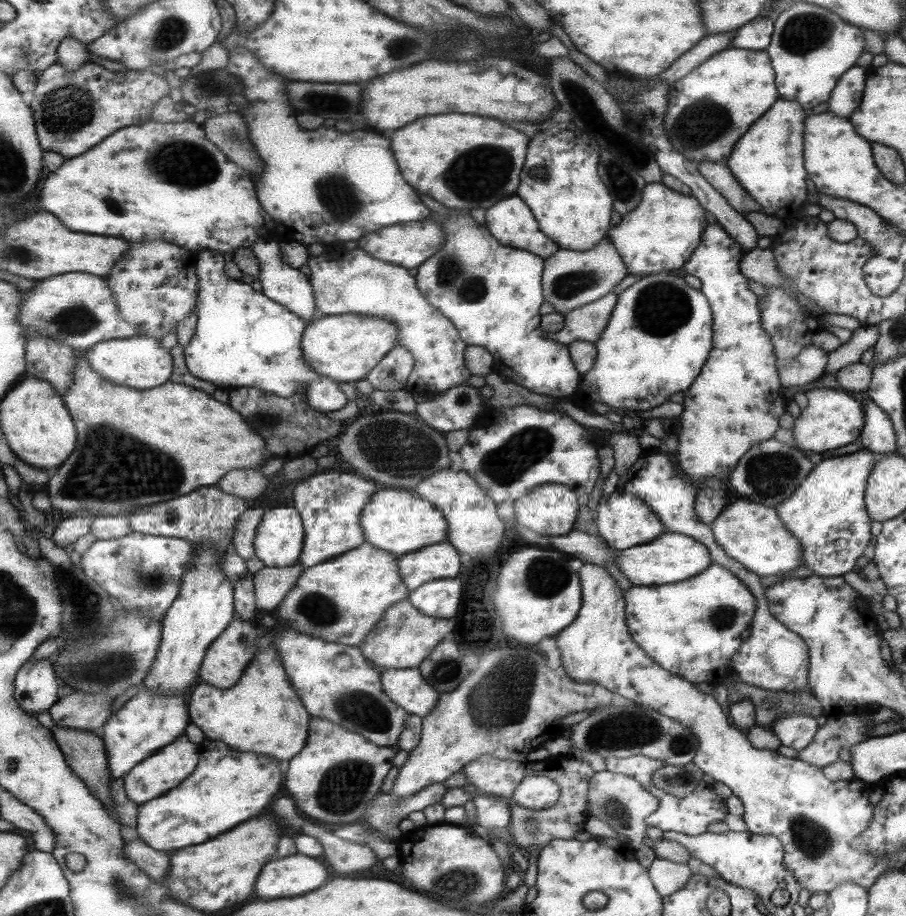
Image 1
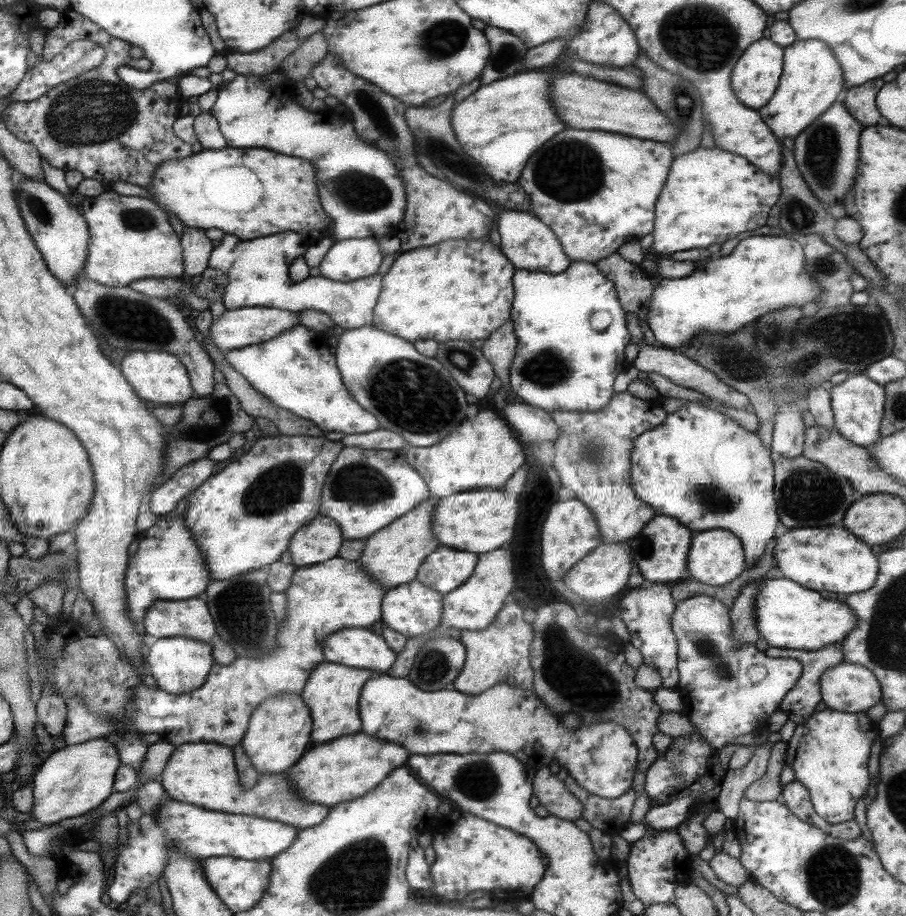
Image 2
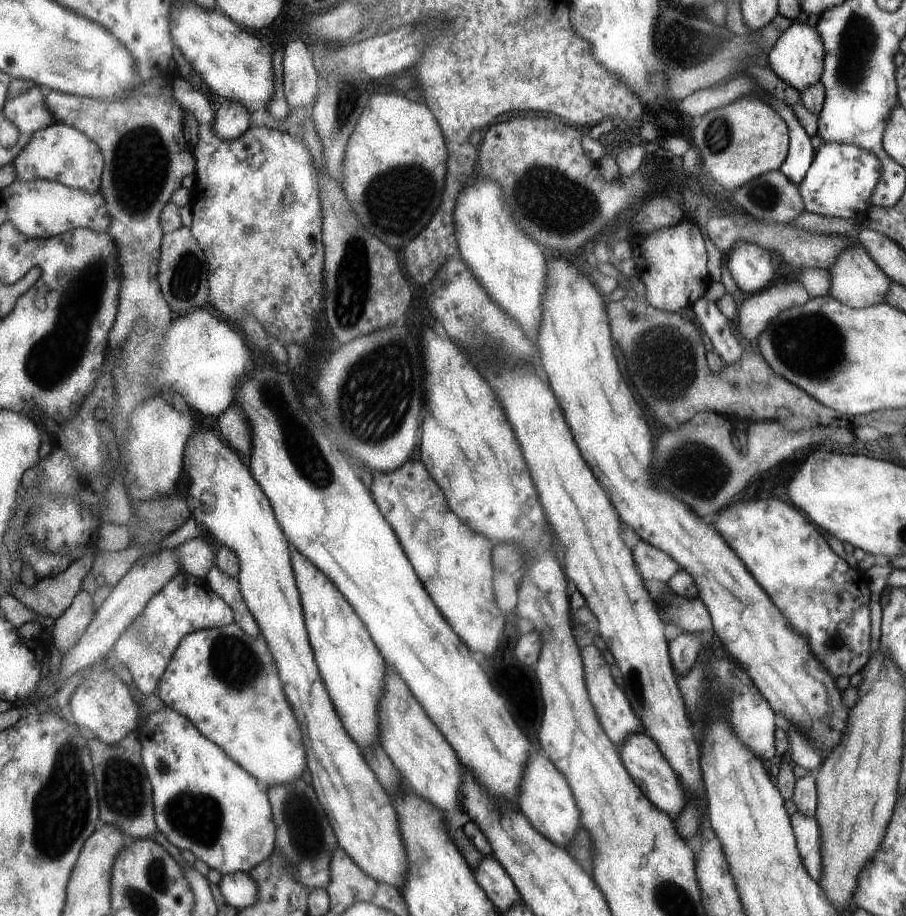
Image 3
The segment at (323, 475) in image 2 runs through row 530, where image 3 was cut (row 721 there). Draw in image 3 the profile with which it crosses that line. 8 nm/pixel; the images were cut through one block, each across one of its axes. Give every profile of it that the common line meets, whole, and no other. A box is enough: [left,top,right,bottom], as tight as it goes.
[155,622,308,788]

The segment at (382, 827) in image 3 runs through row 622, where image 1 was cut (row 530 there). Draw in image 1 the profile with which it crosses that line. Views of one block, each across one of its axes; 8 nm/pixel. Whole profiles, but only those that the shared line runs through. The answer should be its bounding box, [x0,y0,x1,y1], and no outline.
[255,508,306,567]

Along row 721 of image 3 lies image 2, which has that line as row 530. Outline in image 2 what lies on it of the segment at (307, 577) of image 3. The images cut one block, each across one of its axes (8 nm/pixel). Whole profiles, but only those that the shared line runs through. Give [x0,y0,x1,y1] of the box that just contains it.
[319,447,431,540]

